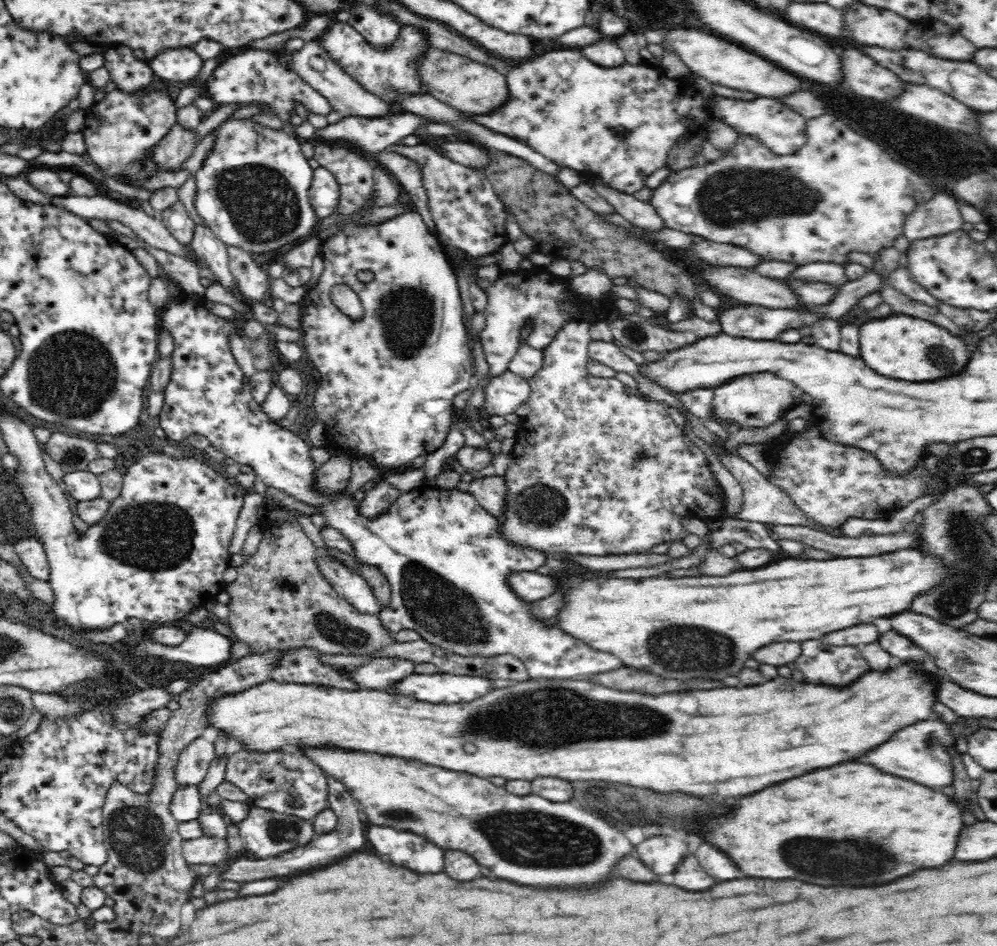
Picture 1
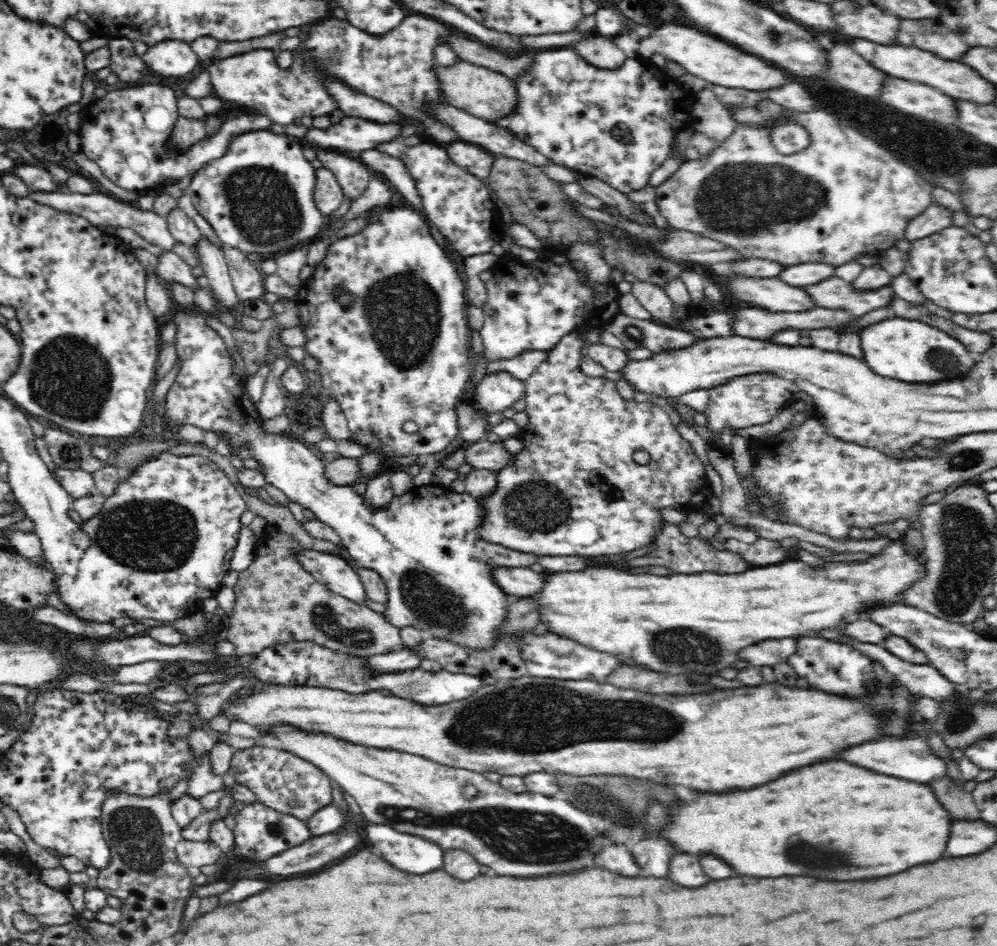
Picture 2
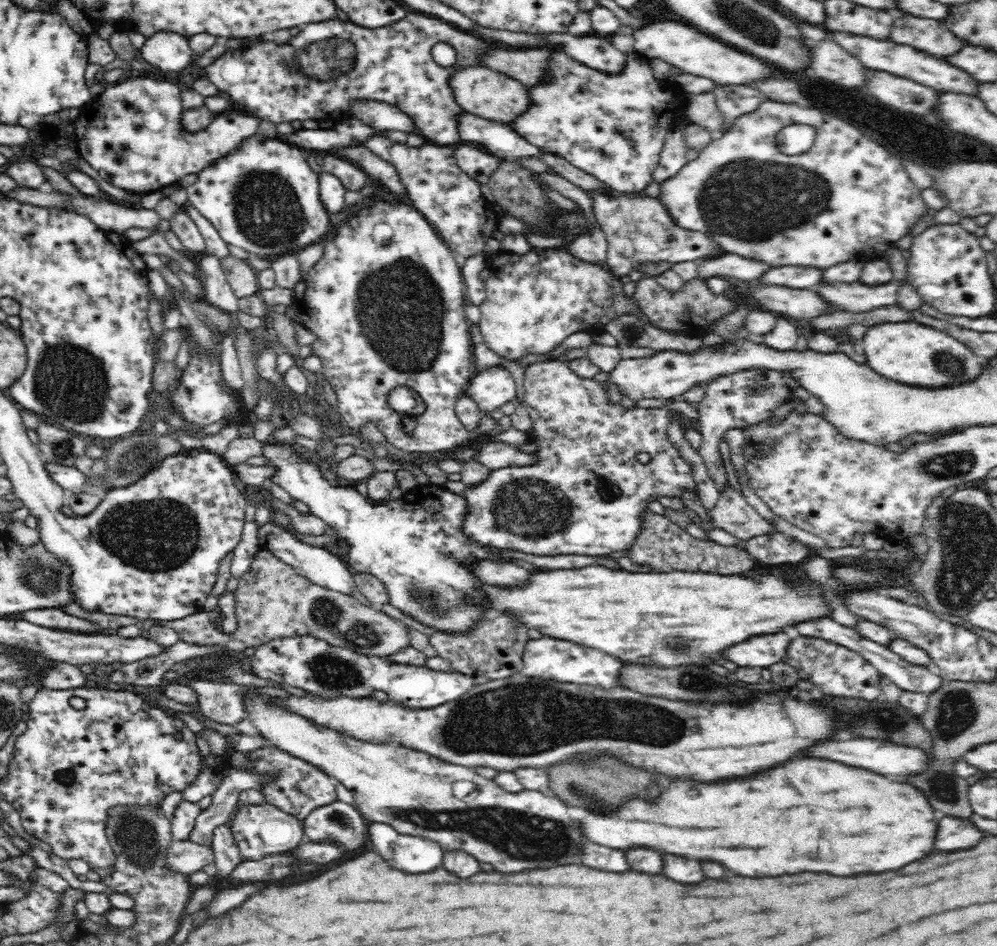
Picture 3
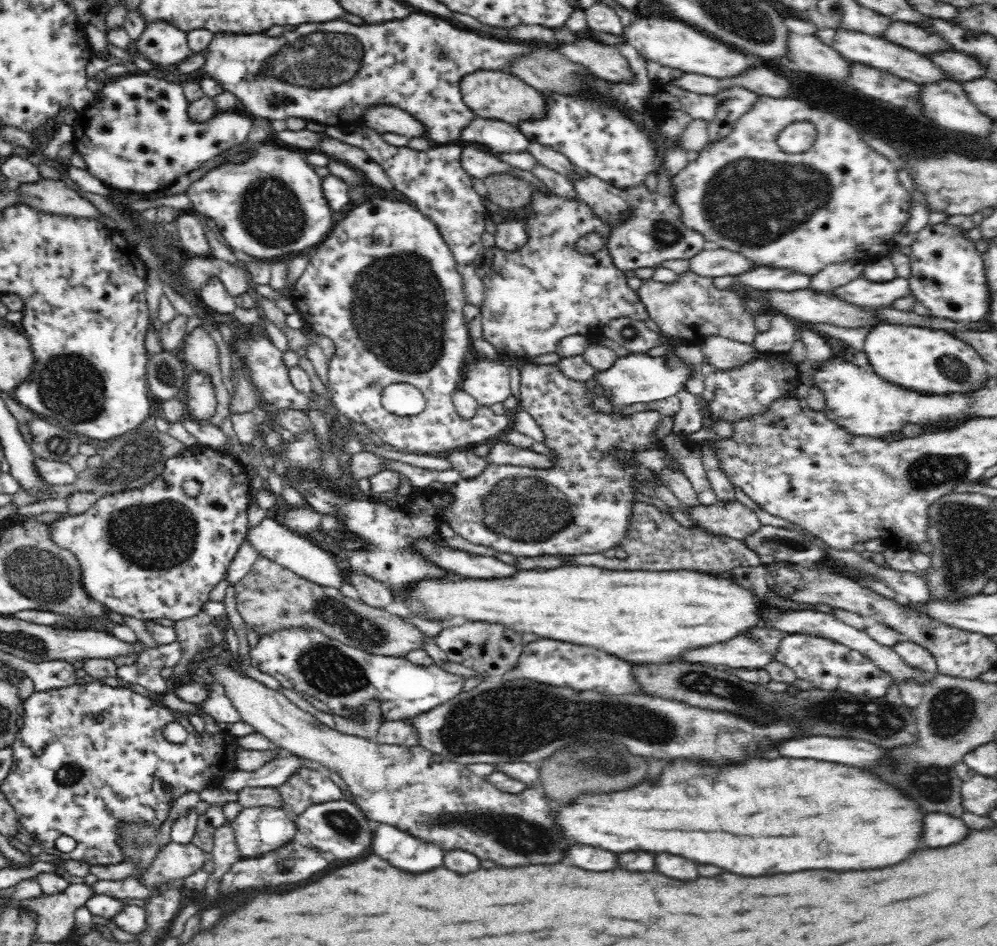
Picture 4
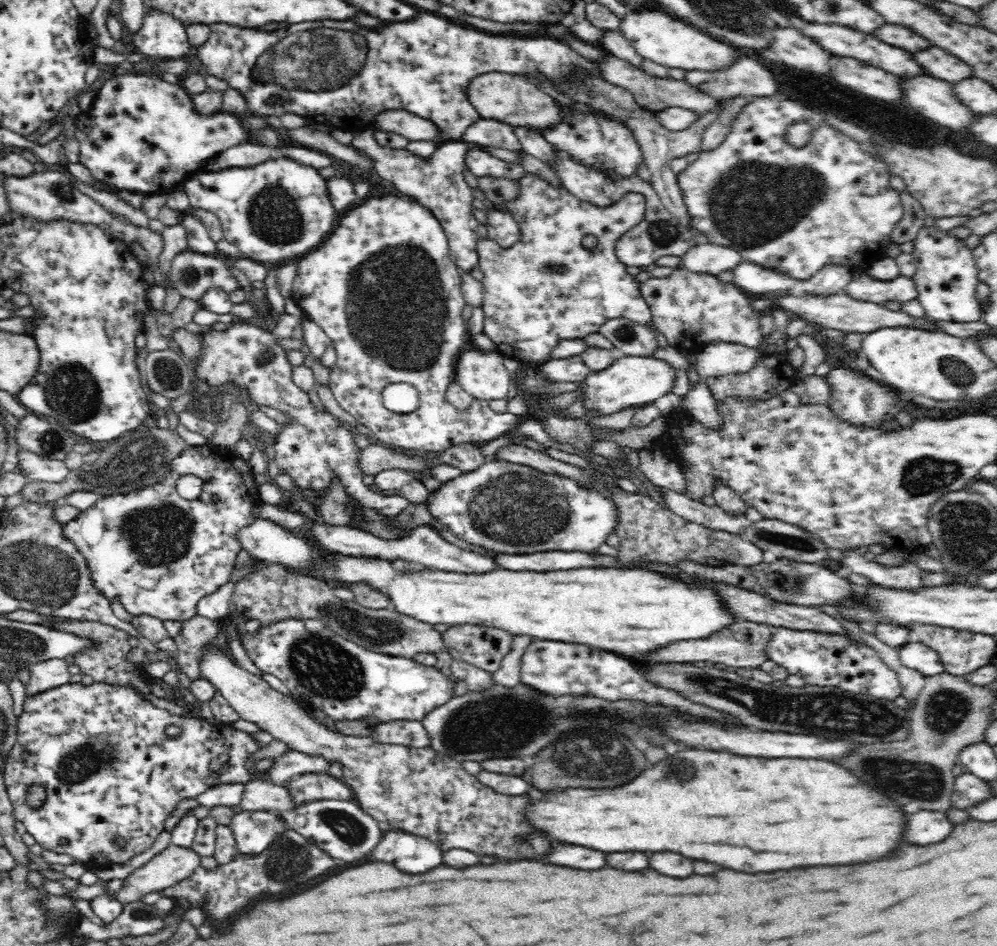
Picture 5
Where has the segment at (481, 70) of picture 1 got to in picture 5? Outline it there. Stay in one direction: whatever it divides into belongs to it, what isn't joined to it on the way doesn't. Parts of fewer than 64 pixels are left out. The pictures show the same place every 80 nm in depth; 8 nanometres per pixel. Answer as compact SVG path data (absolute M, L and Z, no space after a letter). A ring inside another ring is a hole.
M501 72L480 74L468 85L467 95L468 101L476 106L482 118L496 119L513 127L550 128L551 125L556 125L562 120L564 113L558 102L555 102L550 95L519 74Z

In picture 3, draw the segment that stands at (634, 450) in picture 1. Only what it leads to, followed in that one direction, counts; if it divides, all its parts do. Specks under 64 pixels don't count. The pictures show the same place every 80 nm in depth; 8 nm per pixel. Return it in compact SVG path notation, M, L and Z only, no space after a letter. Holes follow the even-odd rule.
M554 355L551 359L534 363L524 374L524 388L526 393L523 405L526 407L532 419L532 432L526 432L527 440L535 442L537 449L530 455L534 456L534 464L528 466L500 467L493 470L486 482L468 487L462 493L465 497L466 514L462 517L462 529L465 536L477 542L478 545L494 546L502 550L518 550L524 554L534 556L556 556L556 554L582 554L582 556L610 556L618 550L628 552L638 538L643 525L644 516L650 512L648 506L653 501L660 501L661 496L668 498L681 498L686 491L697 492L696 480L692 473L692 465L682 457L680 449L668 439L668 413L661 408L641 408L635 404L619 402L611 394L606 382L598 382L594 379L578 377L569 367L568 359L560 359L560 355ZM638 453L648 453L652 460L643 465L636 458Z

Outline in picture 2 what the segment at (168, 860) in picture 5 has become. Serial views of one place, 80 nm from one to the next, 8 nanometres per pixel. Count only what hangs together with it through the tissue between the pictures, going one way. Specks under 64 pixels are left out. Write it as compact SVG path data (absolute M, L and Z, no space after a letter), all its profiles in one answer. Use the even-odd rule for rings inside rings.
M182 839L176 848L178 860L186 867L215 864L223 856L222 849L210 839L189 841Z

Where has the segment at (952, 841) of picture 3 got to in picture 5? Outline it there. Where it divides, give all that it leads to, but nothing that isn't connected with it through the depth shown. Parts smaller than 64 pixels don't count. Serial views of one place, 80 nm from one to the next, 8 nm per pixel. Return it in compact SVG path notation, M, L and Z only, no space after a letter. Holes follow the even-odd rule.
M938 811L916 812L908 814L908 832L906 840L916 842L920 846L928 846L932 842L940 842L940 838L948 838L952 832L952 822L946 818L946 813Z

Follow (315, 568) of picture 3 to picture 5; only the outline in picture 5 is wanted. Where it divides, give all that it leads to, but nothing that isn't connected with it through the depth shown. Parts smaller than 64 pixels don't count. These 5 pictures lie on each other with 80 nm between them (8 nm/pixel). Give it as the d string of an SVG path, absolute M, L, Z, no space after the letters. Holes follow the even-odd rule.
M257 519L245 526L237 532L237 540L241 542L241 548L260 561L284 566L304 567L316 558L316 552L320 552L312 541L306 544L289 529L268 519Z

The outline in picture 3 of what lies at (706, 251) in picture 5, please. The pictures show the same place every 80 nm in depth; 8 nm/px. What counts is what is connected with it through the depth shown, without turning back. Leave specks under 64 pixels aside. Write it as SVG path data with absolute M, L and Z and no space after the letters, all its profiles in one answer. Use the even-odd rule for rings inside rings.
M726 253L720 257L710 257L710 260L699 260L697 265L700 277L705 279L732 277L748 282L759 281L770 270L774 270L774 267L770 267L764 262L737 256L735 253Z

